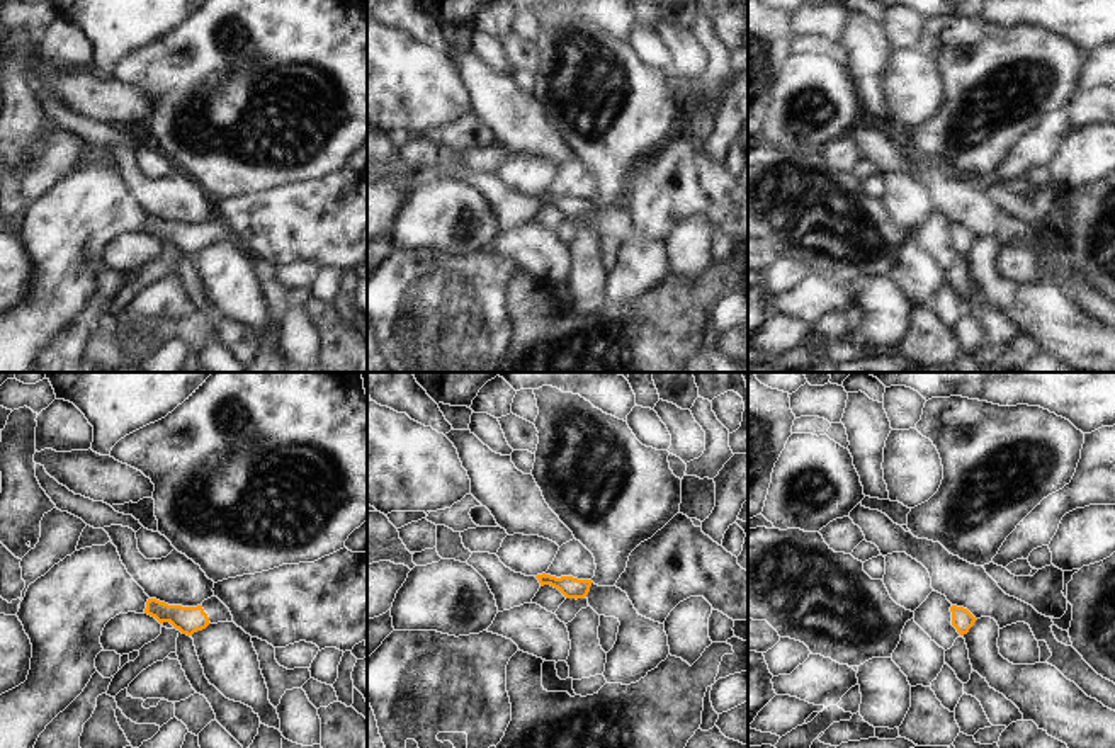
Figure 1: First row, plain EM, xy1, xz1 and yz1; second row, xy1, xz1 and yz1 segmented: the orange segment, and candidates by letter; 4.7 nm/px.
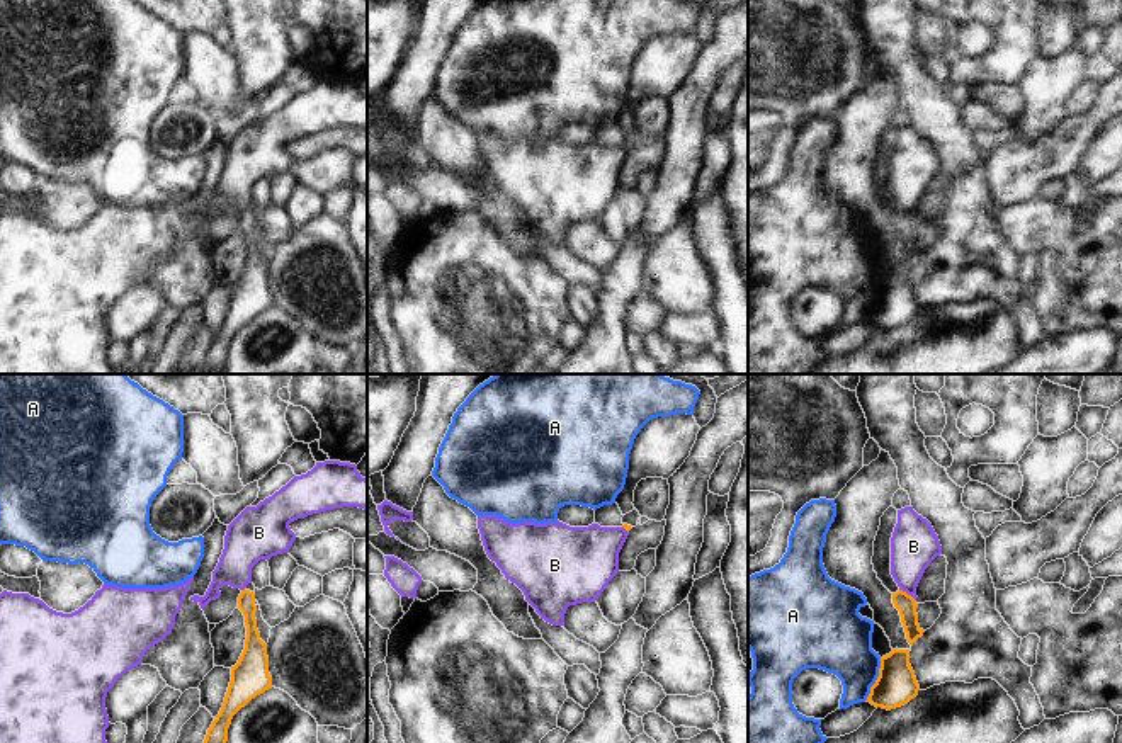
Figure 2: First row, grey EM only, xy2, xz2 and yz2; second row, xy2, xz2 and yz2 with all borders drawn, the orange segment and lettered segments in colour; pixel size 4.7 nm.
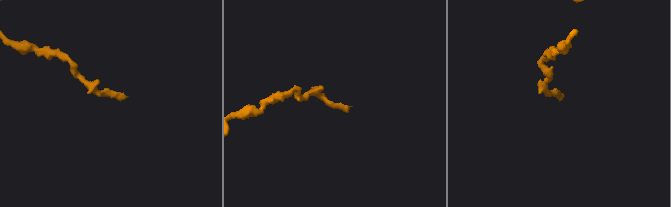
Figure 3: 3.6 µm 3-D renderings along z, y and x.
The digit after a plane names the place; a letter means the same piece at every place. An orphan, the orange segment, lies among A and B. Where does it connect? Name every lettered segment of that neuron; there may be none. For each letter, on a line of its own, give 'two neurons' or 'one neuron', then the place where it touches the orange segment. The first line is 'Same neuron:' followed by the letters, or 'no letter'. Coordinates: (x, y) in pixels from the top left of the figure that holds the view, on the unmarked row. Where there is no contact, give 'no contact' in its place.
Same neuron: no letter
A: two neurons; meets orange in yz2 at (878, 298)
B: two neurons; meets orange in yz2 at (906, 213)

